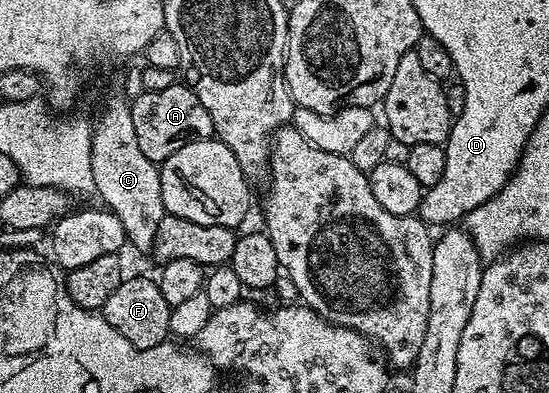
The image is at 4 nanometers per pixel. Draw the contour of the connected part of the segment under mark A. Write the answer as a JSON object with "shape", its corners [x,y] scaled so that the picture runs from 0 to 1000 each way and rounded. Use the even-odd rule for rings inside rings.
{"shape":[[[321,211],[301,221],[301,232],[262,232],[237,260],[242,326],[250,341],[250,366],[264,405],[295,415],[315,384],[353,359],[381,359],[392,349],[388,303],[373,282],[366,252],[339,211]]]}

